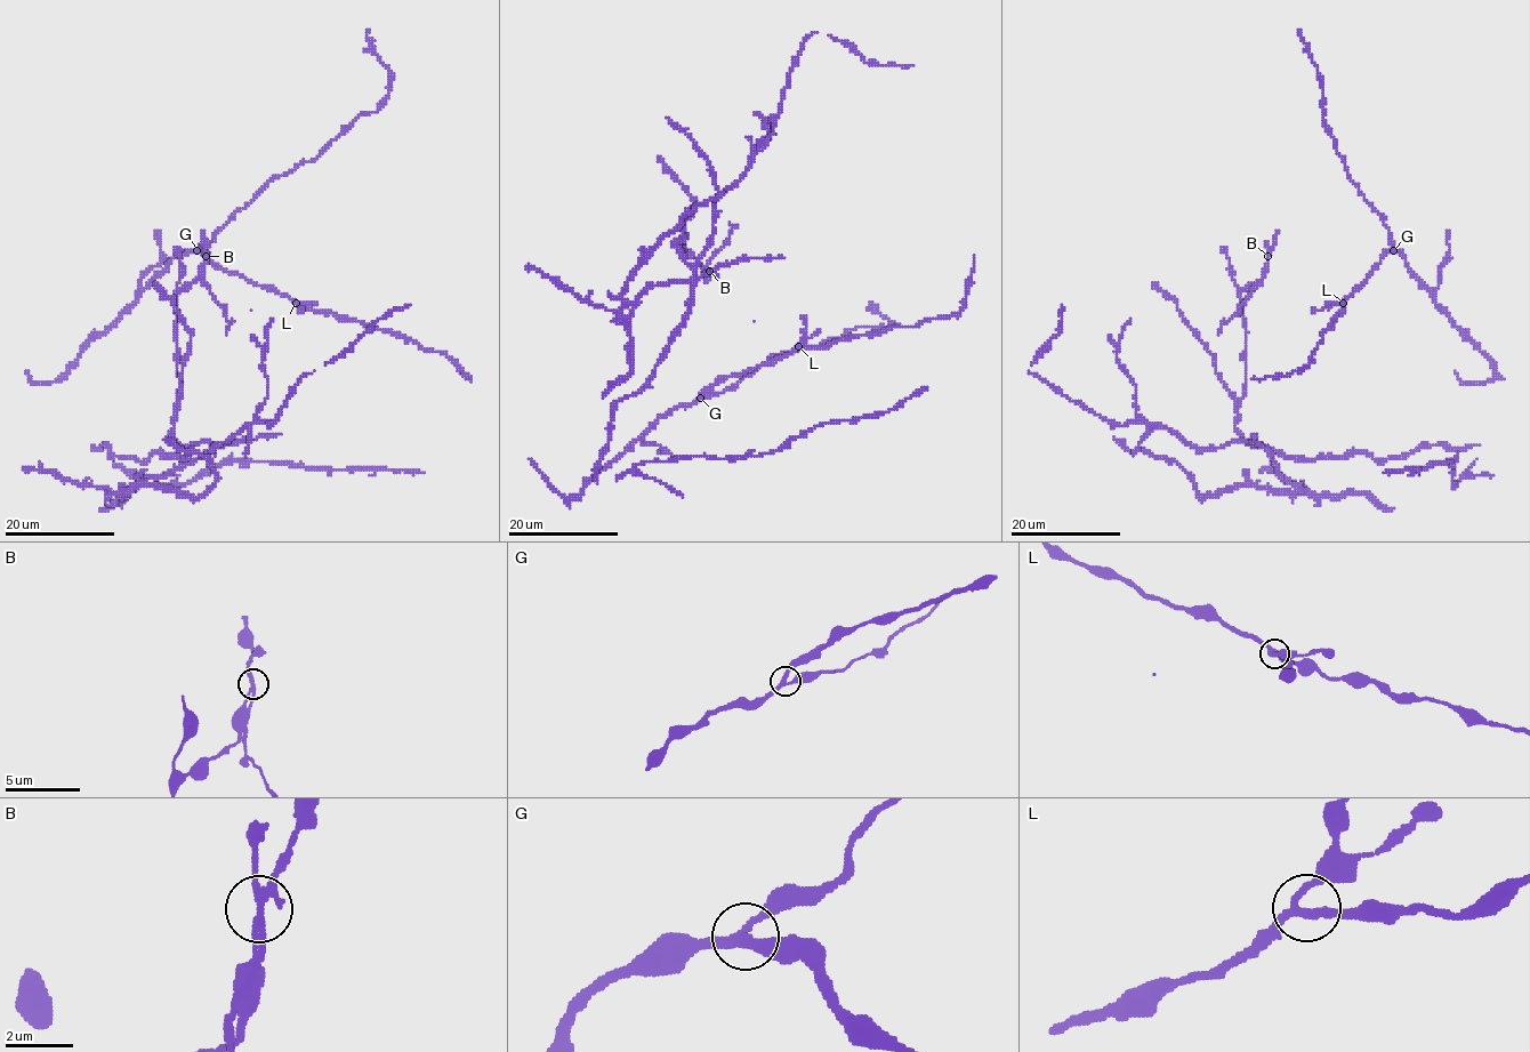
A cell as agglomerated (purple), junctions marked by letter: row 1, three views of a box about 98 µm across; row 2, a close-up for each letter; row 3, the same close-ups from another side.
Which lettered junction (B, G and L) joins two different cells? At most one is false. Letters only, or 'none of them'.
B

